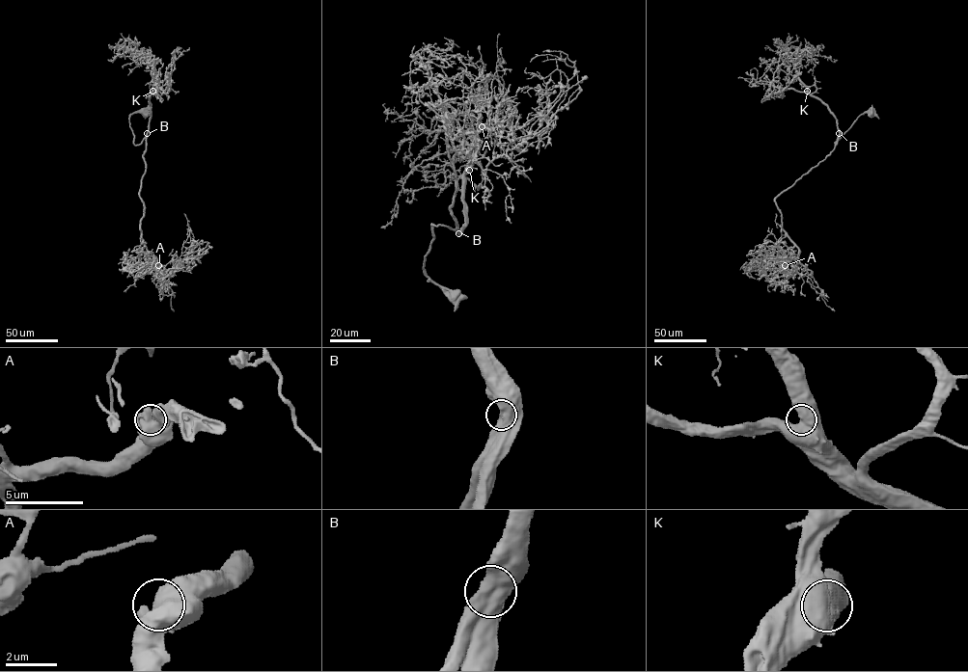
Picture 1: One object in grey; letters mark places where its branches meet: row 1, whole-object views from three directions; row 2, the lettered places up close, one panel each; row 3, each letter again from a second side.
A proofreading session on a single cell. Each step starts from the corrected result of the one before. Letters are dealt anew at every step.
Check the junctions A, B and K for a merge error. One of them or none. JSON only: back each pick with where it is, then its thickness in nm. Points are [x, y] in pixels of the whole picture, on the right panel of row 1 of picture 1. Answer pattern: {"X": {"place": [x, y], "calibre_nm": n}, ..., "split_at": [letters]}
{"split_at": []}

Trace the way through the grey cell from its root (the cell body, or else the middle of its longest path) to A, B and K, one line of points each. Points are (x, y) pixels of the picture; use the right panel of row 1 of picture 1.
A: (871, 111), (862, 114), (835, 145), (838, 137), (829, 154), (775, 198), (782, 229), (798, 250), (785, 265)
B: (871, 111), (862, 114), (835, 145), (839, 133)
K: (871, 111), (862, 114), (835, 145), (839, 133), (837, 119), (825, 104), (807, 91)

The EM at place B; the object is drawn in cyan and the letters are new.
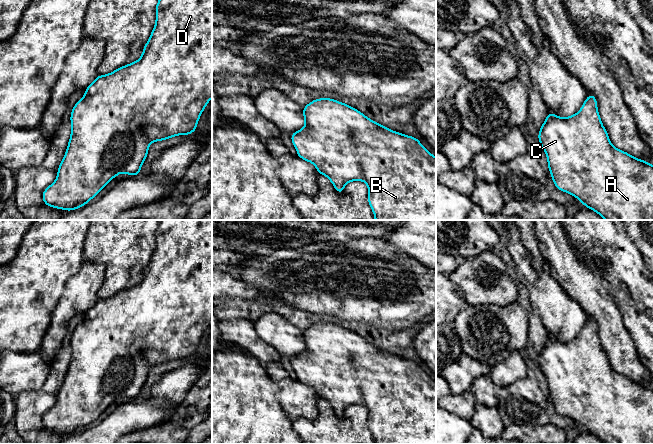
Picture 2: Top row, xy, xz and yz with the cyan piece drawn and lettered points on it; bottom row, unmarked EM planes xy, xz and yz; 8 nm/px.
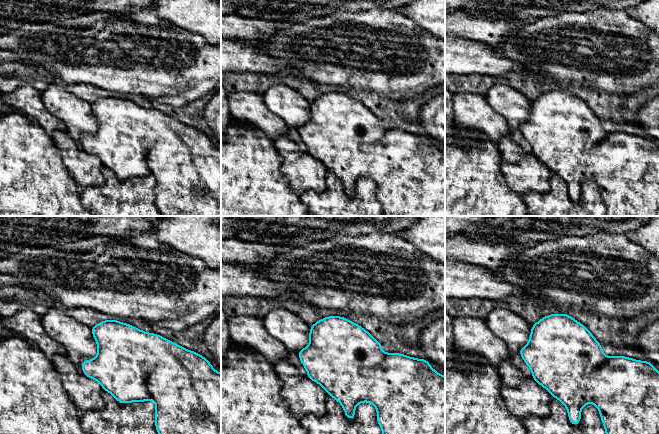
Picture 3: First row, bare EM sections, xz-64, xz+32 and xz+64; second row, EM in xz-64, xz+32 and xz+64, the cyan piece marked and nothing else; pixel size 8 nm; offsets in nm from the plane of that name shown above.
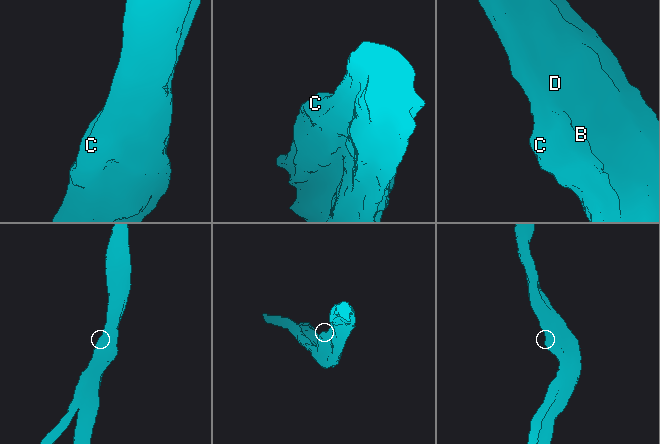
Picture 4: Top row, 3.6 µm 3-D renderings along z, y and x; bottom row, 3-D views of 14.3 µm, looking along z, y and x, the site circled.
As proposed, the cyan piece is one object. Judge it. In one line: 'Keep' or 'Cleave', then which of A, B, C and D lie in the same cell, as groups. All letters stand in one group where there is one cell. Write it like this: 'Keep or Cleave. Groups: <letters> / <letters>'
Keep. Groups: A B C D

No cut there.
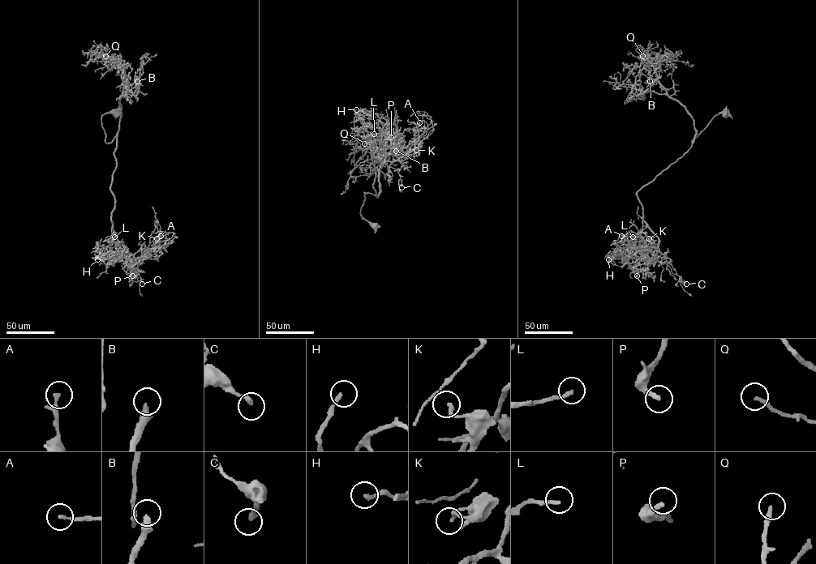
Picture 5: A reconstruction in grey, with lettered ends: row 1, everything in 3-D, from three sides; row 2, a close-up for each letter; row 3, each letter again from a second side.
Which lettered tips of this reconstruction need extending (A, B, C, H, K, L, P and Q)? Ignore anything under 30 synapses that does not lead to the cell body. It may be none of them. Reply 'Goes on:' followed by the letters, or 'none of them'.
Goes on: B, L

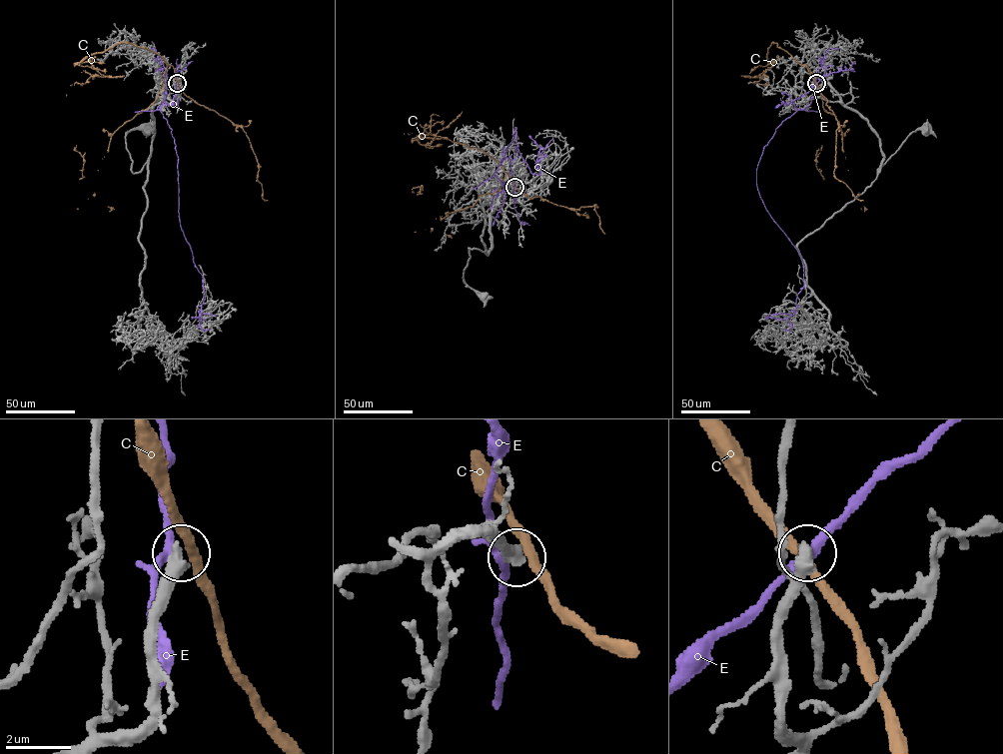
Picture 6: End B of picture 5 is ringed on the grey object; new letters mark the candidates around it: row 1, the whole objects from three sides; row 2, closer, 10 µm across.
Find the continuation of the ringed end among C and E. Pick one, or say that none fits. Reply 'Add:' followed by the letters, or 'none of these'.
Add: none of these

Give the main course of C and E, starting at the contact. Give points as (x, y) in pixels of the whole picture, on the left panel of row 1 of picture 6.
C: (178, 84), (173, 67), (167, 64), (158, 98), (115, 131), (98, 170), (82, 176), (83, 157), (74, 149)
E: (177, 83), (172, 102), (164, 102), (160, 111), (178, 157), (181, 230), (202, 277), (202, 319), (192, 318)

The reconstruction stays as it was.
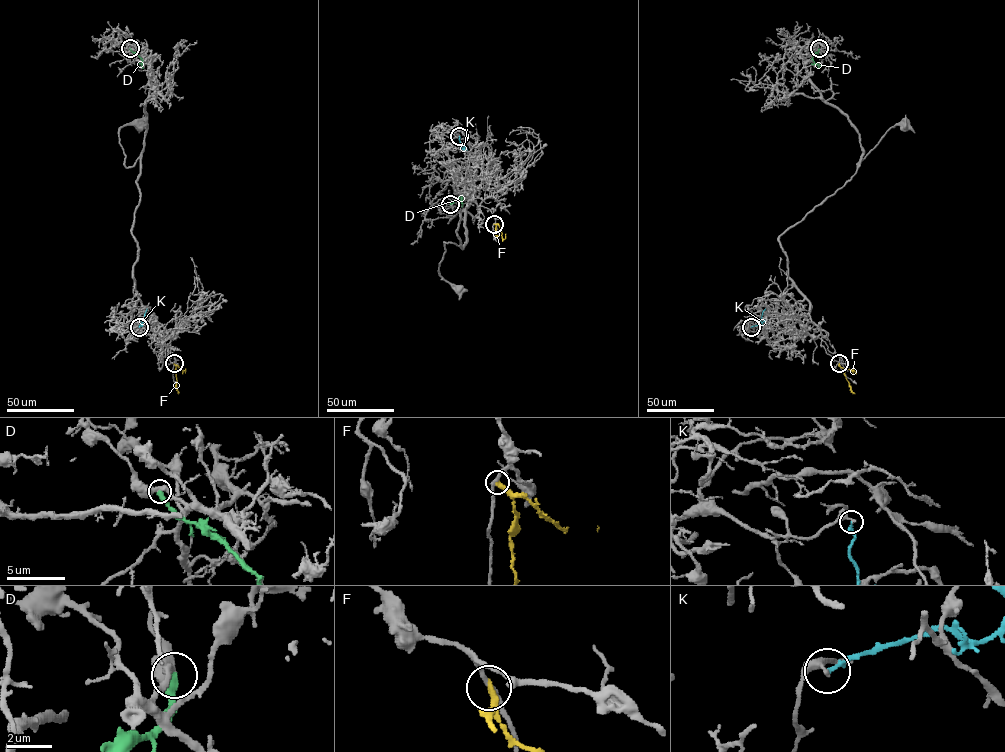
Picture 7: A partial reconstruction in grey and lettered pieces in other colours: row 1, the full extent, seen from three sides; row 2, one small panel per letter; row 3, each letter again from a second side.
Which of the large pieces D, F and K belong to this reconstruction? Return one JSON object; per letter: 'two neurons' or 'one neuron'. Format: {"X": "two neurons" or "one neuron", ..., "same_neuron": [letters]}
{"D": "two neurons", "F": "two neurons", "K": "two neurons", "same_neuron": []}

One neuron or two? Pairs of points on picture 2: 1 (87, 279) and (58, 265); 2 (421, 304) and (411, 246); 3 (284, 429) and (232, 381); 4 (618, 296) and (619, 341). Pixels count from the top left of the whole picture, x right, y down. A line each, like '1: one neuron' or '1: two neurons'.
1: two neurons
2: two neurons
3: one neuron
4: two neurons

